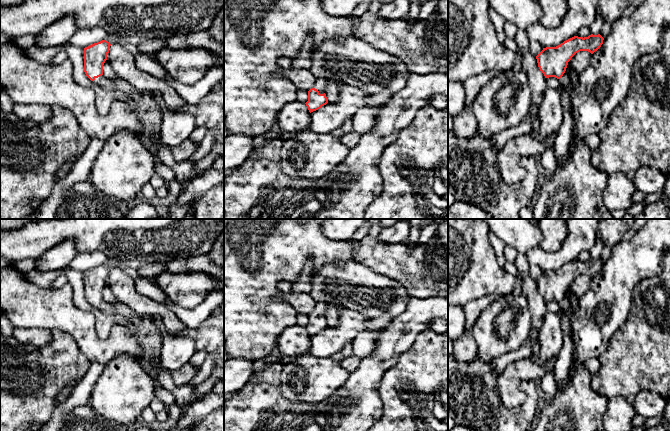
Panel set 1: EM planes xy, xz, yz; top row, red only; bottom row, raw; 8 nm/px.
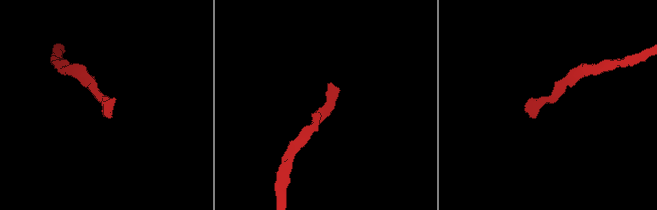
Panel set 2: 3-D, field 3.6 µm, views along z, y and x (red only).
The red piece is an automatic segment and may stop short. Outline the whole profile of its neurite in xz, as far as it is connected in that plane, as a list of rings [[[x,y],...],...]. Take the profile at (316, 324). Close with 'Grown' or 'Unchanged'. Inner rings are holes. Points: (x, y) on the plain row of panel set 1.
[[[317,303],[313,312],[308,315],[308,325],[305,327],[309,336],[316,335],[328,327],[325,318],[326,303]]]. Grown

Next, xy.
[[[102,264],[84,272],[84,296],[86,300],[101,312],[112,314],[118,313],[128,317],[134,330],[129,330],[134,339],[139,343],[142,353],[135,359],[143,369],[153,378],[155,386],[161,386],[156,376],[159,371],[168,371],[174,384],[184,386],[196,374],[198,368],[188,362],[177,370],[167,370],[160,364],[159,355],[162,350],[164,332],[155,324],[150,317],[140,317],[130,307],[120,302],[107,303],[103,300],[103,289],[107,284],[111,268]]]. Grown

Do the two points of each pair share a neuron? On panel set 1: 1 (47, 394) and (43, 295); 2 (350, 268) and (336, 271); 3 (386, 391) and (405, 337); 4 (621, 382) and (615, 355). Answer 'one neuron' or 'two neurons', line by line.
1: two neurons
2: one neuron
3: two neurons
4: one neuron

